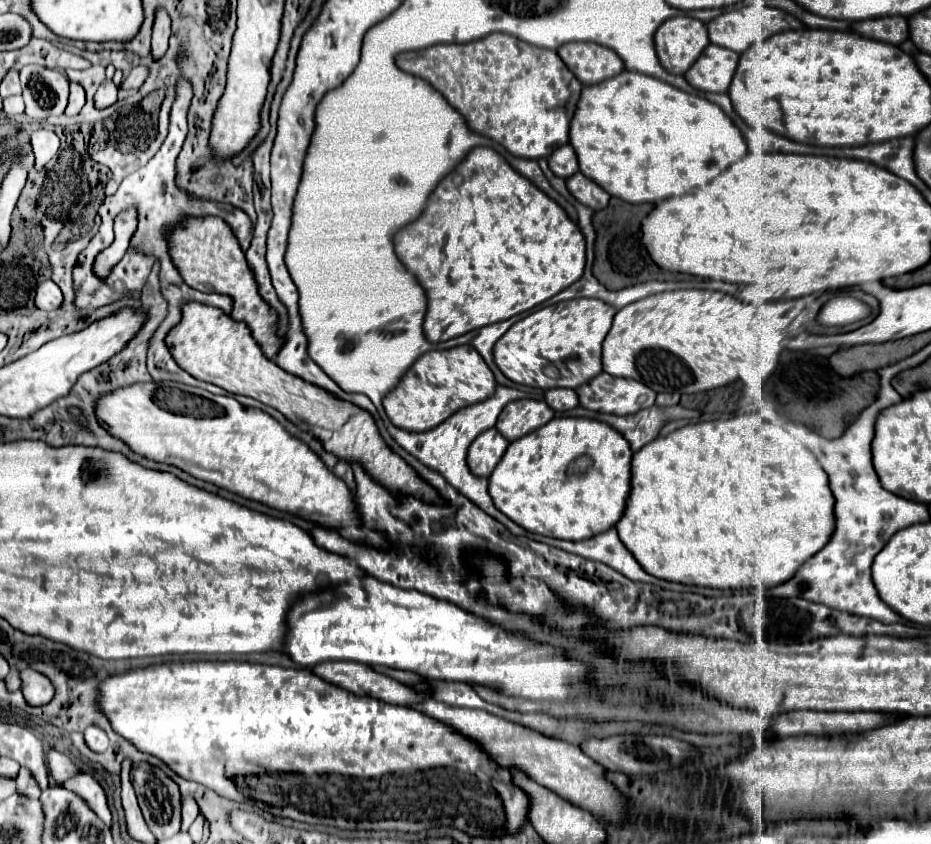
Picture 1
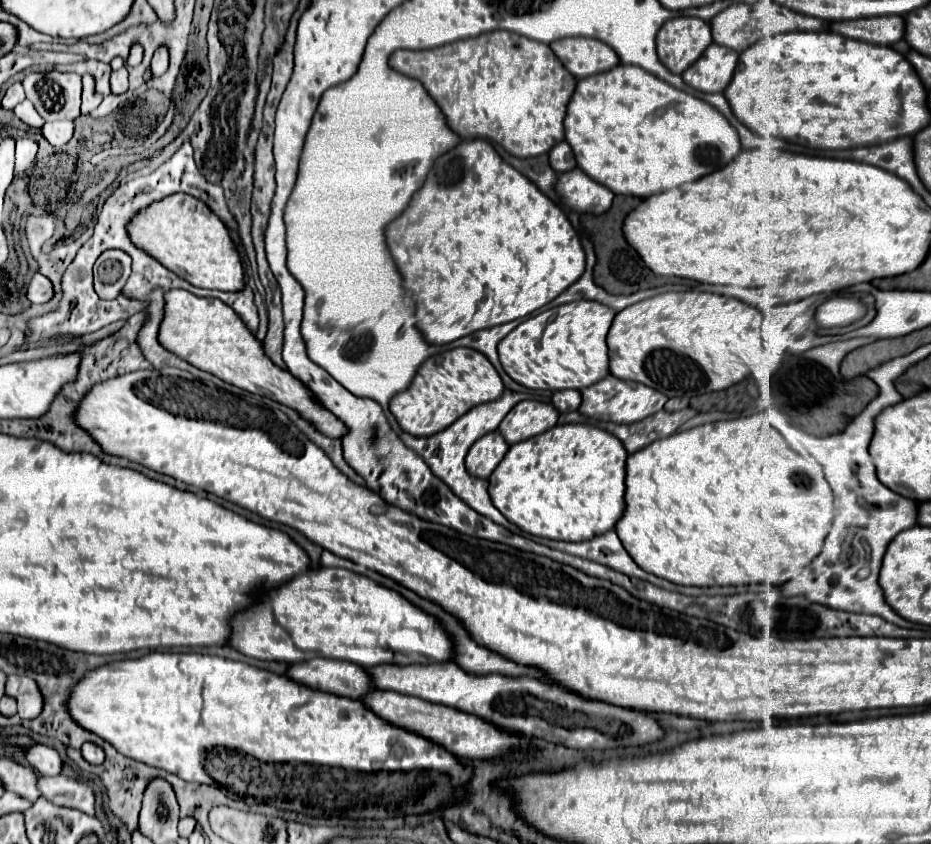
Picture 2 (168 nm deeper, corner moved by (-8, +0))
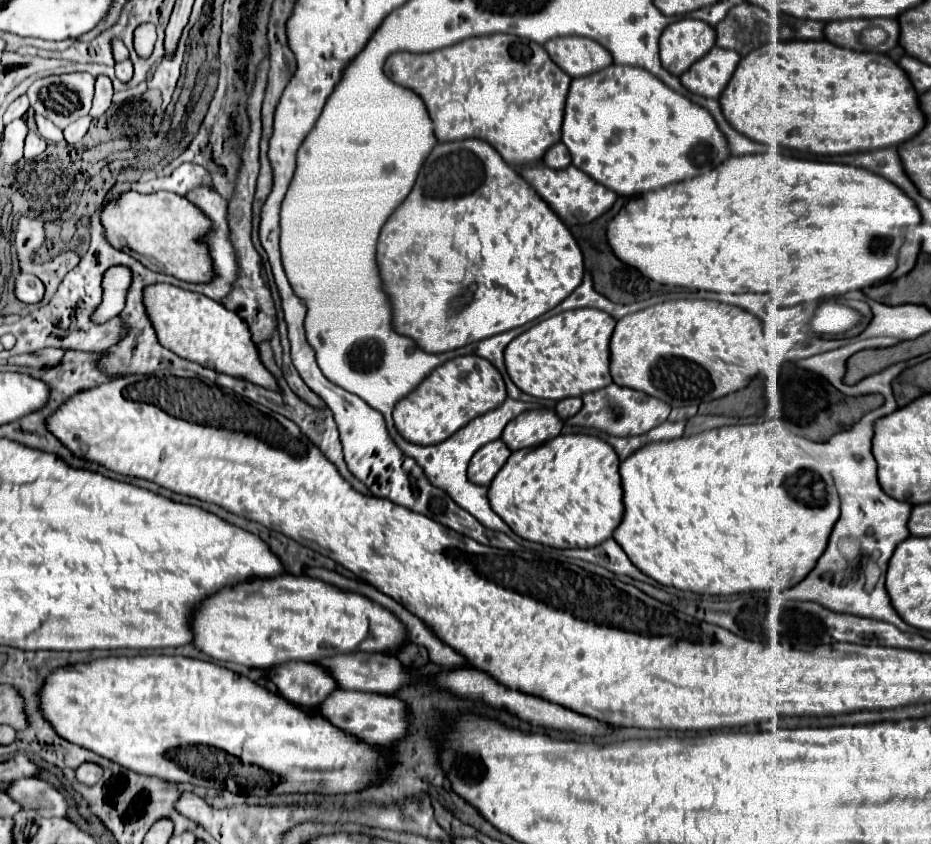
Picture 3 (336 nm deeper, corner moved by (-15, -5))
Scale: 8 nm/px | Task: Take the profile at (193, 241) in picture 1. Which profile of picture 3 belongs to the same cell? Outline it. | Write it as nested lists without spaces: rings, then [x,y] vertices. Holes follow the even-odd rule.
[[[136,191],[118,193],[102,207],[100,223],[106,241],[114,249],[126,251],[152,271],[192,283],[204,283],[214,277],[208,247],[198,241],[210,229],[210,219],[182,195],[168,191],[148,195]]]

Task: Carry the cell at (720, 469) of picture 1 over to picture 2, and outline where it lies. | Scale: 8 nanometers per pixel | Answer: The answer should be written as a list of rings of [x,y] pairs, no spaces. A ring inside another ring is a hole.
[[[753,414],[737,420],[721,420],[713,424],[703,424],[685,432],[675,432],[667,438],[655,440],[653,444],[637,450],[627,458],[627,490],[625,490],[625,514],[617,522],[615,532],[619,534],[625,550],[631,558],[647,572],[683,586],[737,586],[737,584],[757,584],[765,582],[771,586],[781,586],[793,576],[797,576],[823,548],[823,542],[831,530],[835,518],[835,494],[823,476],[821,464],[807,452],[795,452],[787,440],[765,422],[763,414]]]

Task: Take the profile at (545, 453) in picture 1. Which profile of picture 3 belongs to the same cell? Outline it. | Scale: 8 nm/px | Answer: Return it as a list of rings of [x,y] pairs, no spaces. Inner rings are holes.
[[[582,433],[558,435],[540,447],[520,449],[508,457],[508,461],[504,463],[504,467],[488,487],[490,507],[522,539],[556,549],[592,547],[612,537],[614,529],[622,521],[624,505],[622,505],[618,465],[620,465],[618,455],[600,437],[582,435]]]

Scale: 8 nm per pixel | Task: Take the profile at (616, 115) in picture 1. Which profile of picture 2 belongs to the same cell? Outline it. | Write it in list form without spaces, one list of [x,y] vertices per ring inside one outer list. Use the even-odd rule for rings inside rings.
[[[619,64],[609,72],[589,76],[577,84],[565,116],[565,140],[575,152],[577,166],[613,190],[613,194],[637,198],[661,194],[725,168],[741,152],[737,130],[715,106],[673,88],[637,66]]]

